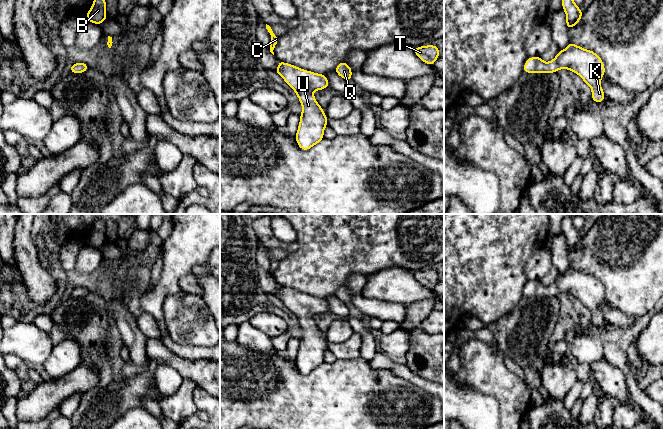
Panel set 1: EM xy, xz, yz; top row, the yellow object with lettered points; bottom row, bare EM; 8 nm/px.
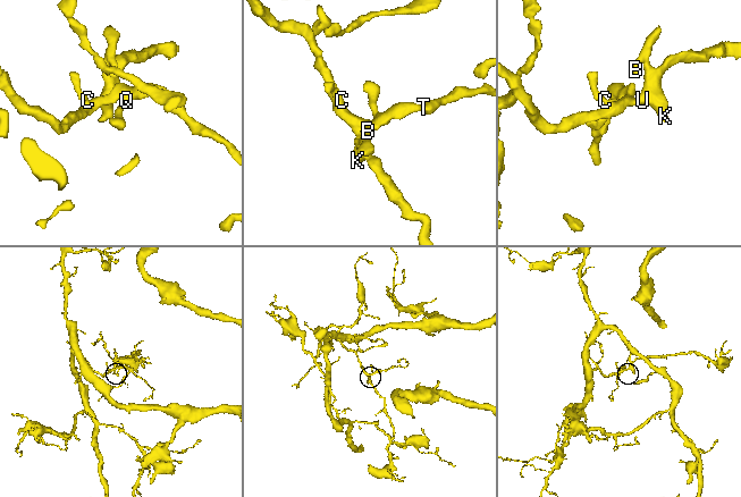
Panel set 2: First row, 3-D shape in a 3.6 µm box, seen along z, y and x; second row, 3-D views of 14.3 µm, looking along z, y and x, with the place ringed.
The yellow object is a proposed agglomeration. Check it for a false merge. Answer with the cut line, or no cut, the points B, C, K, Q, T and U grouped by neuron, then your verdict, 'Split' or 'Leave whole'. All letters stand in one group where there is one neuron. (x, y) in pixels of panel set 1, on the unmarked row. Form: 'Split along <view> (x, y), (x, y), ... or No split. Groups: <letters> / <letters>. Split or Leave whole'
No split. Groups: B C K Q T U. Leave whole

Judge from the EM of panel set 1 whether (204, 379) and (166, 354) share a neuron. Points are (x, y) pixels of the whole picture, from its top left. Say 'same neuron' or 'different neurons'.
same neuron

